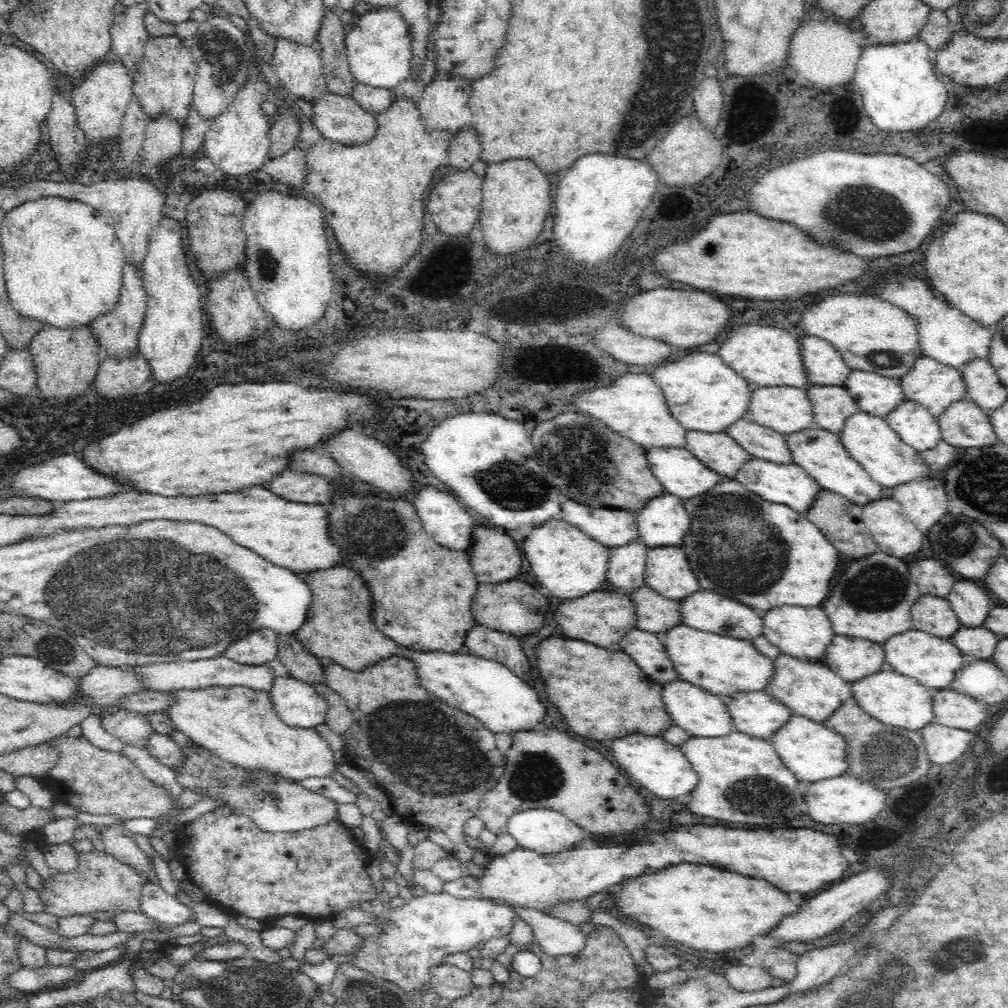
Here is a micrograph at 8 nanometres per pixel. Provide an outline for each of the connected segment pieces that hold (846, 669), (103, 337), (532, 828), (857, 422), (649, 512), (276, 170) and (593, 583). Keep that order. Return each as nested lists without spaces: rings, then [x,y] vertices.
[[[834,635],[822,662],[847,683],[886,668],[883,645],[854,636]]]
[[[125,262],[123,266],[122,288],[118,294],[118,302],[104,314],[92,318],[89,327],[100,340],[100,345],[106,349],[106,356],[124,359],[137,350],[138,334],[141,330],[144,314],[147,307],[147,294],[143,283],[142,267],[135,266],[133,262]]]
[[[550,809],[520,810],[508,818],[507,834],[521,849],[546,855],[568,851],[573,845],[584,840],[582,828],[564,814]]]
[[[859,410],[844,420],[844,426],[837,434],[846,453],[858,462],[872,480],[882,488],[894,488],[902,483],[910,482],[910,480],[921,477],[930,479],[937,476],[928,471],[922,457],[918,455],[919,452],[902,442],[883,417]]]
[[[663,493],[652,498],[634,513],[638,540],[649,548],[679,546],[690,524],[680,499]]]
[[[295,146],[282,156],[266,158],[264,160],[264,172],[268,172],[270,176],[274,176],[280,182],[292,184],[292,186],[297,186],[300,189],[302,180],[306,176],[305,152]]]
[[[546,520],[542,526],[536,526],[521,550],[538,582],[558,598],[578,598],[599,590],[607,581],[608,548],[562,520]]]

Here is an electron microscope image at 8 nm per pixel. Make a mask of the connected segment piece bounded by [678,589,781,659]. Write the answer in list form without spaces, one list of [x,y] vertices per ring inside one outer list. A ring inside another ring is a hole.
[[[700,589],[678,601],[678,610],[682,623],[690,628],[751,641],[756,650],[769,659],[774,659],[781,654],[780,649],[762,635],[762,614],[745,604]]]

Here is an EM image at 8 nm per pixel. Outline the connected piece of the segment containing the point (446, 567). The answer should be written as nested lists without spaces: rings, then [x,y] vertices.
[[[340,488],[340,490],[338,490],[338,492],[336,492],[336,494],[334,494],[334,495],[333,495],[333,491],[334,491],[334,490],[332,490],[332,494],[331,494],[331,495],[330,495],[330,498],[332,498],[332,500],[330,500],[330,499],[329,499],[329,501],[330,501],[330,508],[328,508],[328,530],[330,530],[330,532],[328,532],[328,534],[330,534],[330,540],[332,540],[332,544],[334,544],[334,546],[336,546],[336,548],[340,548],[340,554],[342,554],[342,556],[344,556],[344,558],[346,558],[346,560],[348,560],[348,562],[354,562],[354,564],[356,564],[356,566],[358,566],[358,572],[360,572],[360,574],[359,574],[359,575],[360,575],[360,579],[362,579],[362,581],[364,581],[364,582],[366,582],[366,588],[368,588],[368,590],[370,590],[370,596],[372,596],[372,602],[374,602],[374,610],[372,610],[372,614],[374,614],[374,616],[372,616],[372,620],[373,620],[373,621],[374,621],[374,624],[375,624],[375,625],[376,625],[376,626],[377,626],[377,628],[378,628],[378,629],[379,629],[379,631],[381,631],[381,632],[384,632],[384,635],[385,635],[385,636],[388,636],[388,638],[392,638],[392,640],[394,640],[394,642],[395,642],[395,643],[397,643],[397,644],[398,644],[398,645],[399,645],[399,646],[400,646],[400,644],[402,644],[402,646],[406,646],[406,648],[413,648],[413,649],[414,649],[414,650],[444,650],[444,651],[446,651],[446,652],[459,652],[459,651],[463,651],[463,644],[464,644],[464,638],[466,638],[466,634],[467,634],[467,633],[468,633],[468,630],[471,630],[471,629],[470,629],[470,628],[472,628],[472,626],[474,626],[474,618],[472,618],[472,614],[470,614],[470,602],[472,602],[472,596],[474,596],[474,592],[476,592],[476,588],[477,588],[477,586],[476,586],[476,582],[477,582],[477,580],[476,580],[476,578],[474,578],[474,574],[472,574],[472,566],[470,566],[470,561],[468,561],[468,555],[467,555],[467,554],[466,554],[466,552],[465,552],[465,551],[462,551],[462,550],[448,550],[448,548],[444,548],[444,546],[440,546],[440,544],[436,544],[436,542],[432,542],[432,540],[433,540],[433,538],[428,538],[428,536],[426,536],[426,534],[427,534],[427,532],[426,532],[426,531],[425,531],[425,530],[424,530],[424,527],[423,527],[423,526],[422,526],[422,523],[421,523],[421,518],[420,518],[420,517],[419,517],[419,516],[418,516],[418,515],[417,515],[417,512],[416,512],[416,511],[415,511],[415,506],[412,506],[412,504],[410,504],[410,502],[406,502],[406,500],[382,500],[382,498],[376,498],[376,496],[372,496],[372,494],[366,494],[366,492],[364,492],[364,494],[362,494],[362,492],[360,492],[360,494],[358,494],[358,492],[354,492],[354,490],[346,490],[346,488]]]

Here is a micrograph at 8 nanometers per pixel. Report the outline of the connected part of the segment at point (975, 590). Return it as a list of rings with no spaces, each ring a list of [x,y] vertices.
[[[956,582],[946,598],[962,627],[982,627],[992,609],[989,595],[972,582]]]

